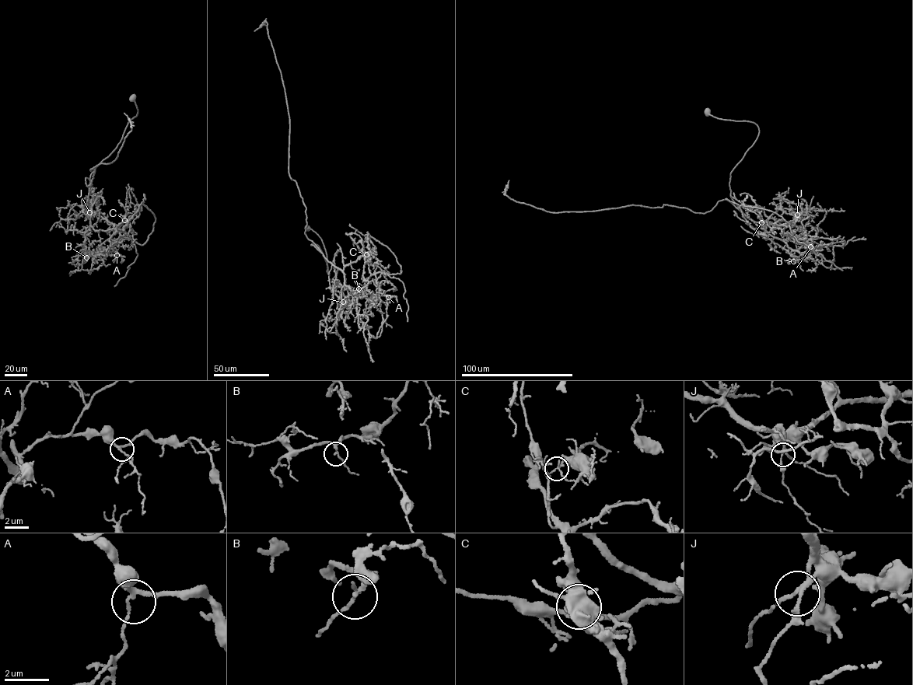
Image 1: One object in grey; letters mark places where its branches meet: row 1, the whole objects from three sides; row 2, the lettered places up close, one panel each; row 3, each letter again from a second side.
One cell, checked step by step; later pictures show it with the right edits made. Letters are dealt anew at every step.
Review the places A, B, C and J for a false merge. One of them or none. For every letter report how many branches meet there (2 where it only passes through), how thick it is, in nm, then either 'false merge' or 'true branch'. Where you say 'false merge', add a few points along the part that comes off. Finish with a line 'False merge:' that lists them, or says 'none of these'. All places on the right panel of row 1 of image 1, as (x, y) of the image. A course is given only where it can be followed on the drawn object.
A: branches 3; calibre 180 nm; true branch
B: branches 3; calibre 140 nm; true branch
C: branches 3; calibre 130 nm; false merge; course (761, 222), (771, 223), (784, 234), (792, 235), (788, 223), (777, 214), (739, 206), (753, 228), (768, 236)
J: branches 3; calibre 140 nm; true branch
False merge: C

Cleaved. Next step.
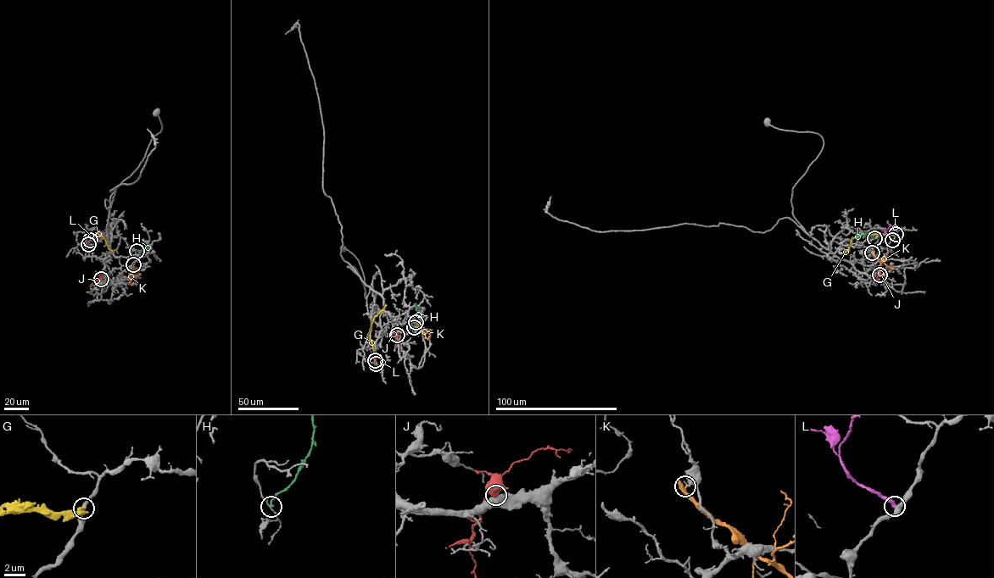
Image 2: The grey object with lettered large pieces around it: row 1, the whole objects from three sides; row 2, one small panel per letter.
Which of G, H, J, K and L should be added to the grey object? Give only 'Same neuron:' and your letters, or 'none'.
Same neuron: none

